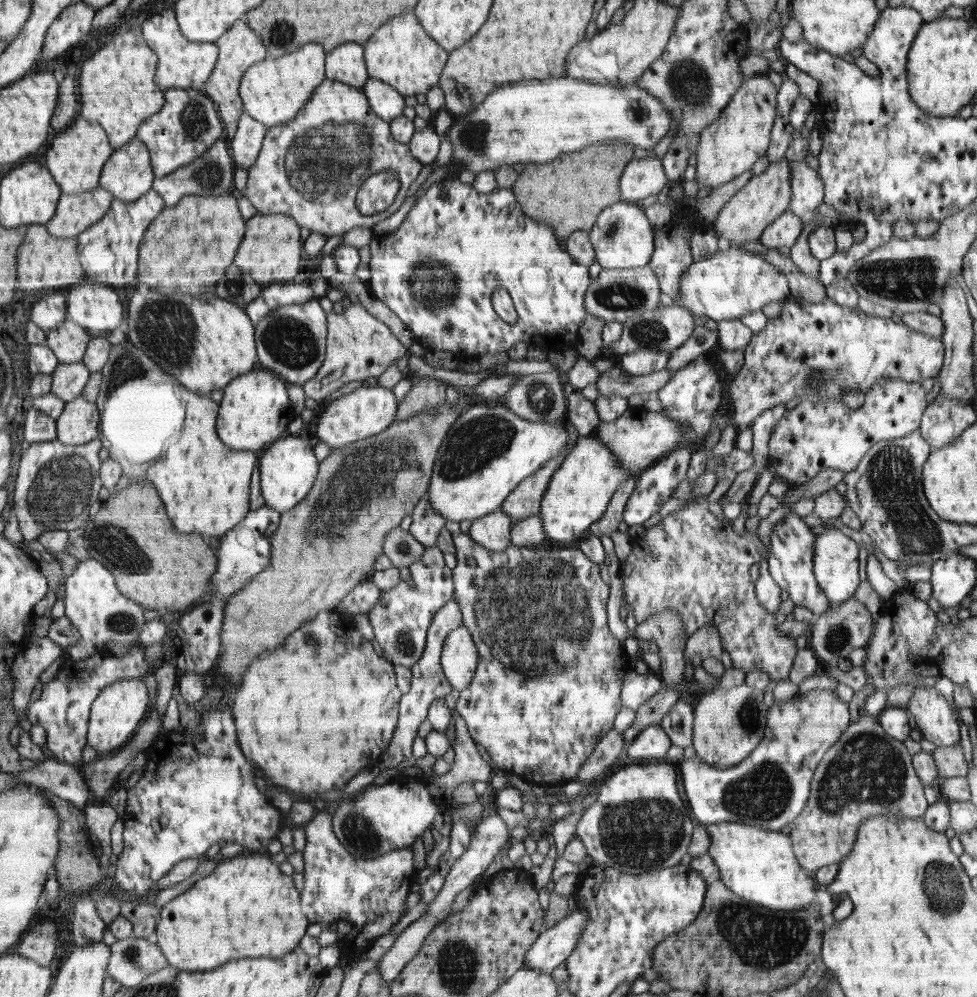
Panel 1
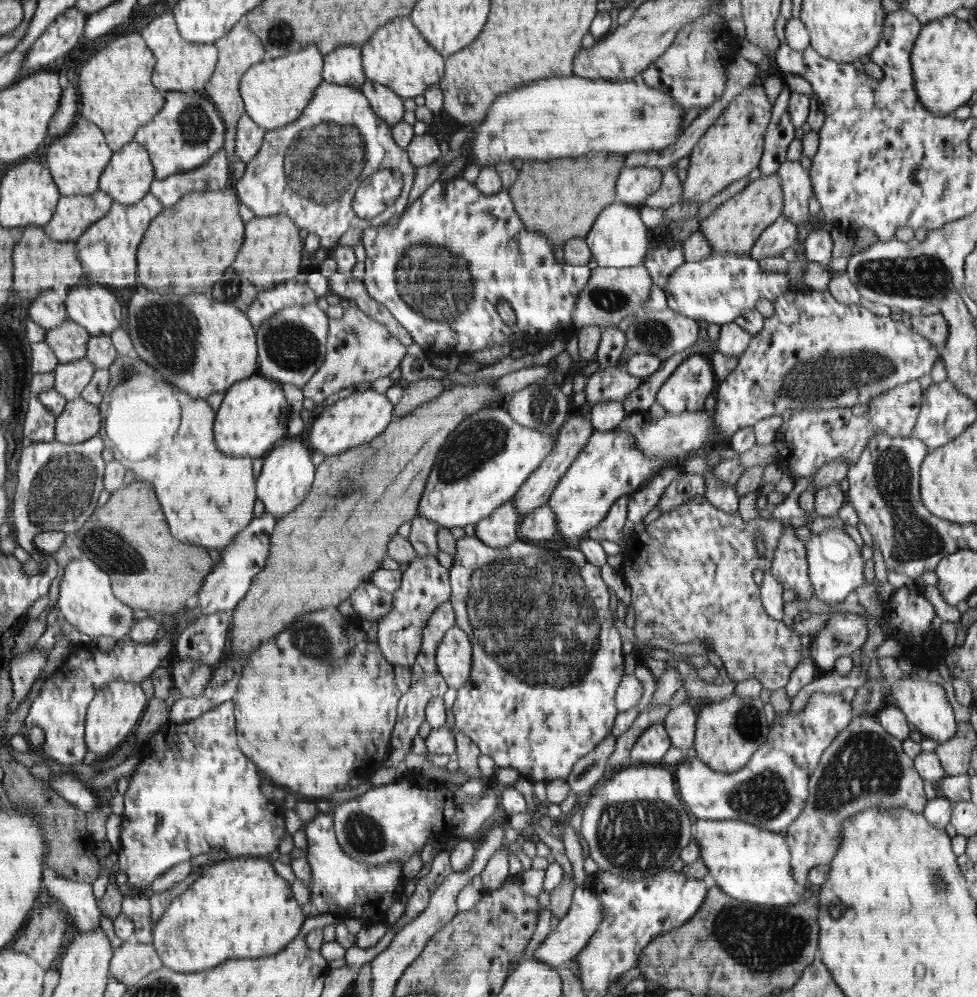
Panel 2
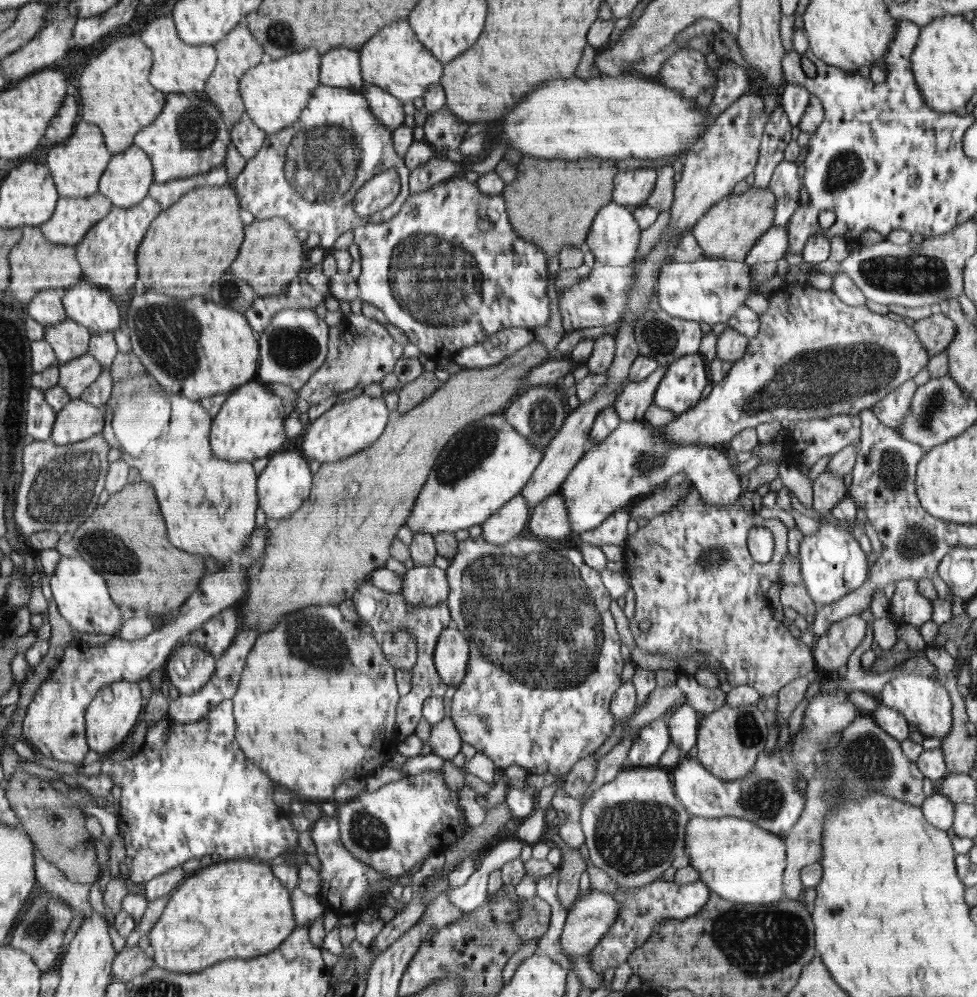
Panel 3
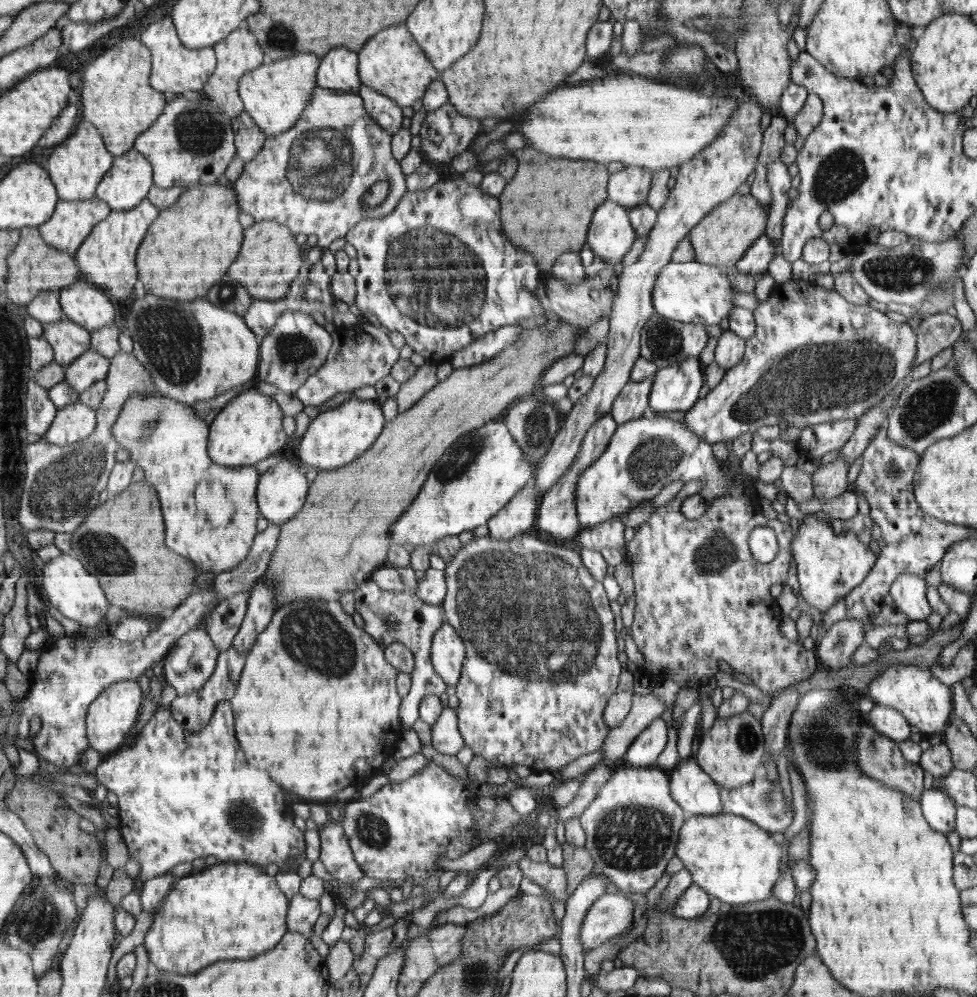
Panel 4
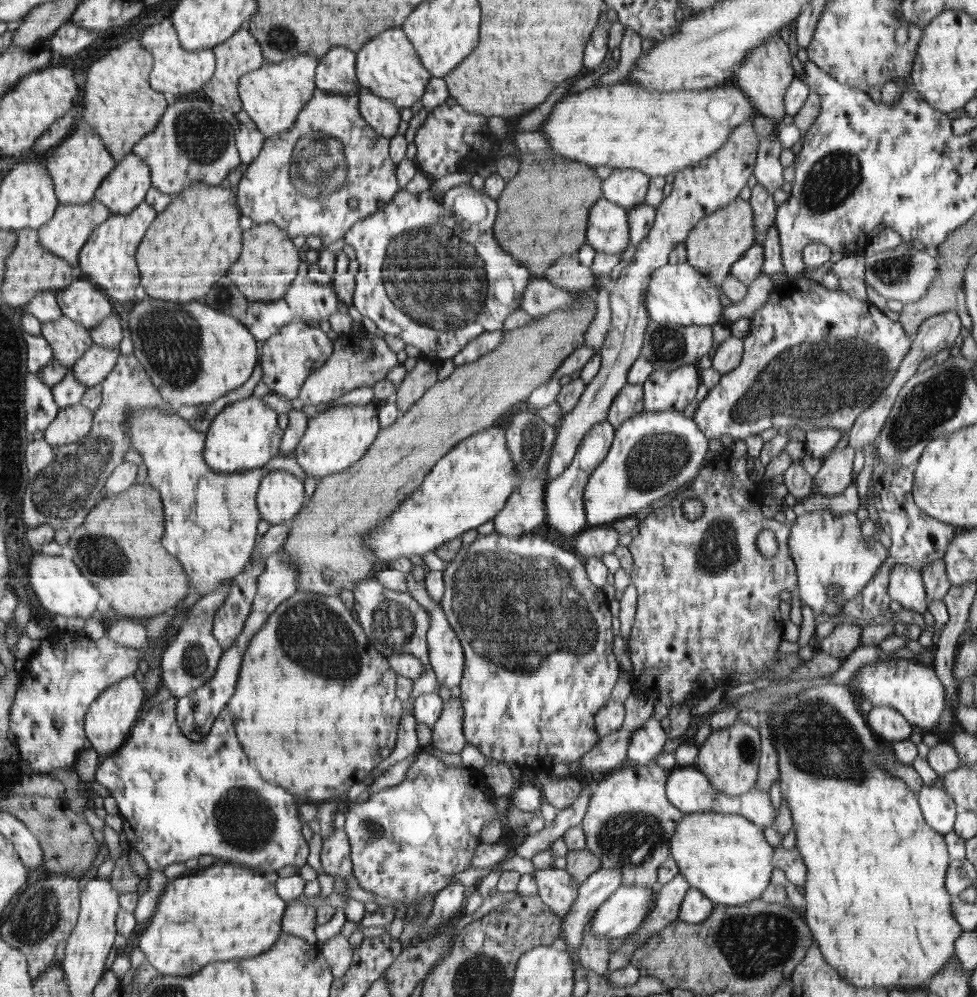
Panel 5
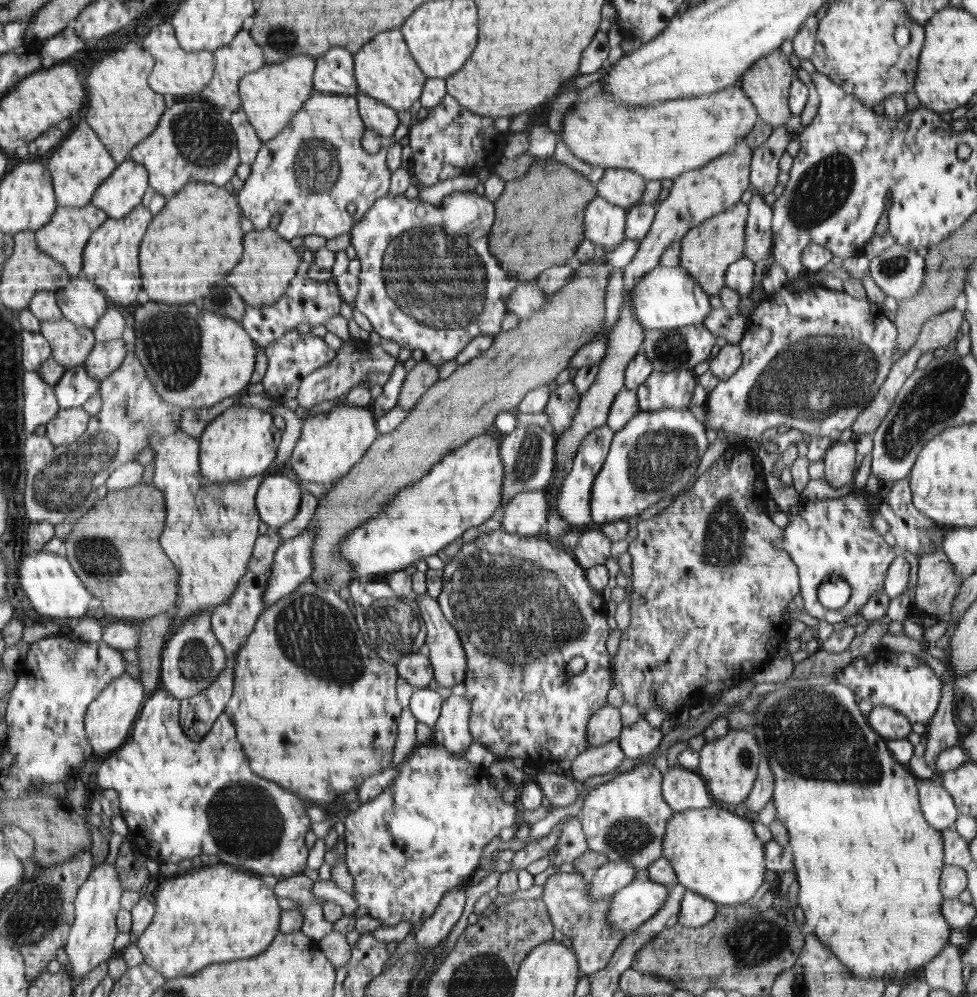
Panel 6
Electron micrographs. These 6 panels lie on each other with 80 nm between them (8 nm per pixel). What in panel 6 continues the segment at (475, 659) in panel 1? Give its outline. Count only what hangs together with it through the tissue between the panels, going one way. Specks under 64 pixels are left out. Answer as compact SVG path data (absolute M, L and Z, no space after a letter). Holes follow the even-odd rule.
M428 594L412 596L419 601L420 612L423 612L423 619L427 620L426 652L434 669L434 683L452 688L465 678L466 654L462 637L458 629L444 616L436 599Z

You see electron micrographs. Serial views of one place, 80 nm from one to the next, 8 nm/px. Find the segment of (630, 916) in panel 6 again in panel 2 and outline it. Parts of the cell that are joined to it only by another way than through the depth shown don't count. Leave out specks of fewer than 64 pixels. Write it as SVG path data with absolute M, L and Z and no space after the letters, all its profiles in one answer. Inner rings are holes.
M578 885L573 894L573 901L565 916L560 919L558 927L550 930L550 934L544 939L531 958L538 958L540 962L558 968L573 961L580 951L588 945L588 939L594 937L594 930L598 930L603 918L603 904L601 900L590 890Z

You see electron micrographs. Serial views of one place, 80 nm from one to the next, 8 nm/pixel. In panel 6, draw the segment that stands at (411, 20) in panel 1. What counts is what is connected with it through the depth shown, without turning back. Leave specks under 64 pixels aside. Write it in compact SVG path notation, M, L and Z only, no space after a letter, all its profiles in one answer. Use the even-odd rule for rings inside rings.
M398 30L382 32L364 48L364 52L358 52L355 60L356 80L359 80L359 89L364 96L370 96L379 100L396 112L408 110L418 102L427 82L427 77L412 57L410 46L402 38Z

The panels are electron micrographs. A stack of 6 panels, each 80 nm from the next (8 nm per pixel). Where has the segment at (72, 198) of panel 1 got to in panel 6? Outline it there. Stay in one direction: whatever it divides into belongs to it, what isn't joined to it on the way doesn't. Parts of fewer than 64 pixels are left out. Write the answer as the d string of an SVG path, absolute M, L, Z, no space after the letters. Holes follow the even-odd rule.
M91 202L83 207L60 206L51 222L35 231L35 239L39 248L48 256L55 258L73 276L73 280L81 276L83 268L83 252L95 230L102 227L109 217L104 209Z

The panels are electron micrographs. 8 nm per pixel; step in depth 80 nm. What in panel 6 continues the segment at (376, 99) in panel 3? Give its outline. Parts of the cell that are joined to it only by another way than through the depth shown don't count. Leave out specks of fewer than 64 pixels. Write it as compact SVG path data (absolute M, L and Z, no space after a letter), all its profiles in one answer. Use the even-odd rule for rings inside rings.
M362 93L358 96L358 105L359 113L368 130L377 132L384 141L392 138L394 130L400 124L394 108L390 108L388 105L379 100L374 100L370 96L364 96Z

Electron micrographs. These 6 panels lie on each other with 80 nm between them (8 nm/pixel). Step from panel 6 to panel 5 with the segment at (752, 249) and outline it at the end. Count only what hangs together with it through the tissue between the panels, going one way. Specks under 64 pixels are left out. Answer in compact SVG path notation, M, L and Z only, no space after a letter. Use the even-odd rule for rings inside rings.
M757 184L751 190L748 201L752 205L755 244L763 244L768 229L775 222L777 206L774 203L774 197L764 186Z

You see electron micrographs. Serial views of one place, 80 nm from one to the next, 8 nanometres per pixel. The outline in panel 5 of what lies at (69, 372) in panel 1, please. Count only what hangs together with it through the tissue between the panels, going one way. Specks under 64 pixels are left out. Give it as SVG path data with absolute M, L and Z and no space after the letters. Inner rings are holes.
M93 345L82 358L70 368L77 379L87 388L101 384L113 371L121 353L119 347L111 349L100 345Z

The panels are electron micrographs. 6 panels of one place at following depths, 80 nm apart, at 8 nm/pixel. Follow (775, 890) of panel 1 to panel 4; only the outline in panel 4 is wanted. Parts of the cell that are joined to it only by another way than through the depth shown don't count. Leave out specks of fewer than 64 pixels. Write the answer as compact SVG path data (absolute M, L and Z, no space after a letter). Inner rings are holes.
M690 815L680 832L676 855L683 862L683 868L691 874L693 884L706 889L712 897L728 904L748 904L772 898L774 886L781 875L778 869L782 864L781 844L776 843L766 829L743 816Z

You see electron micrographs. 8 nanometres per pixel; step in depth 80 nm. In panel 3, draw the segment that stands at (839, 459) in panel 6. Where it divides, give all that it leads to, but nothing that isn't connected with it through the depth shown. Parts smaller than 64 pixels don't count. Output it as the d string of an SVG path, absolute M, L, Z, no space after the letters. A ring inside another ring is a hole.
M822 472L813 482L813 508L820 513L828 513L831 508L847 496L848 488L842 476L832 472Z

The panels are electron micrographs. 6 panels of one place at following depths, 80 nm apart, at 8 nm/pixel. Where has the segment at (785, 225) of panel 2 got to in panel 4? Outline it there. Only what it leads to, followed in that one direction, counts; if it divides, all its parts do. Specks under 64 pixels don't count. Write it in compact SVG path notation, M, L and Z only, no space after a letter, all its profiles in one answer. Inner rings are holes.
M764 234L755 240L743 259L735 264L735 273L739 271L740 274L751 274L754 277L765 274L776 252L780 251L779 244L775 244Z

